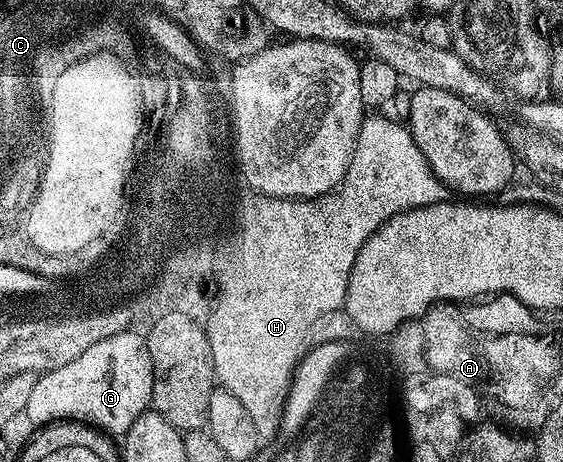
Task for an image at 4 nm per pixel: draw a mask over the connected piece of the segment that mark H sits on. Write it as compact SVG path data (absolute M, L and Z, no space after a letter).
M379 115L363 118L343 184L321 197L310 198L313 209L307 209L307 217L283 217L283 213L287 213L287 205L273 203L251 205L251 209L247 209L243 273L227 285L227 293L223 295L212 321L211 338L216 345L217 362L222 363L215 373L229 377L232 392L239 396L247 411L251 412L251 417L255 418L260 442L274 442L275 433L282 423L287 374L291 371L291 361L295 361L295 349L299 349L299 333L303 333L303 329L307 329L307 325L311 325L319 314L339 306L341 299L345 299L345 286L357 259L357 251L361 251L363 244L393 215L448 200L447 186L436 179L425 155L421 155L410 128L406 124L398 125L387 117L375 116Z

